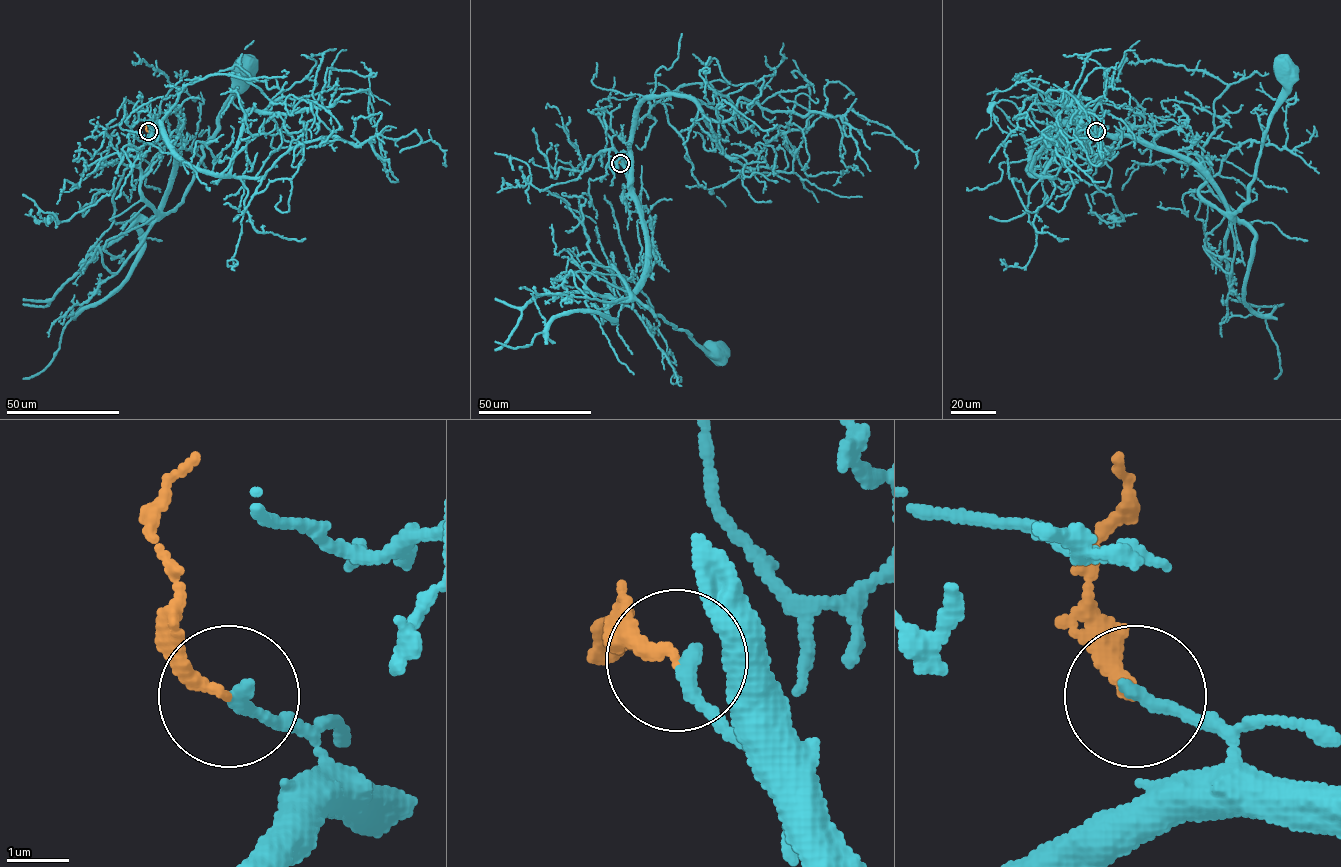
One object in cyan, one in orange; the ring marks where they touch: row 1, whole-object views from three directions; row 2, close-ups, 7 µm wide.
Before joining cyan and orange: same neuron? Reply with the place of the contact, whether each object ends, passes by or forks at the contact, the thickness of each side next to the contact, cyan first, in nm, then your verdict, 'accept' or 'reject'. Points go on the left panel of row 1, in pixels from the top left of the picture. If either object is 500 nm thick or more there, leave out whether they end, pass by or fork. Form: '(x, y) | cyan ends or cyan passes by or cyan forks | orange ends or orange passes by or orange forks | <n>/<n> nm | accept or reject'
(148, 131) | cyan ends | orange ends | 240/220 nm | accept

